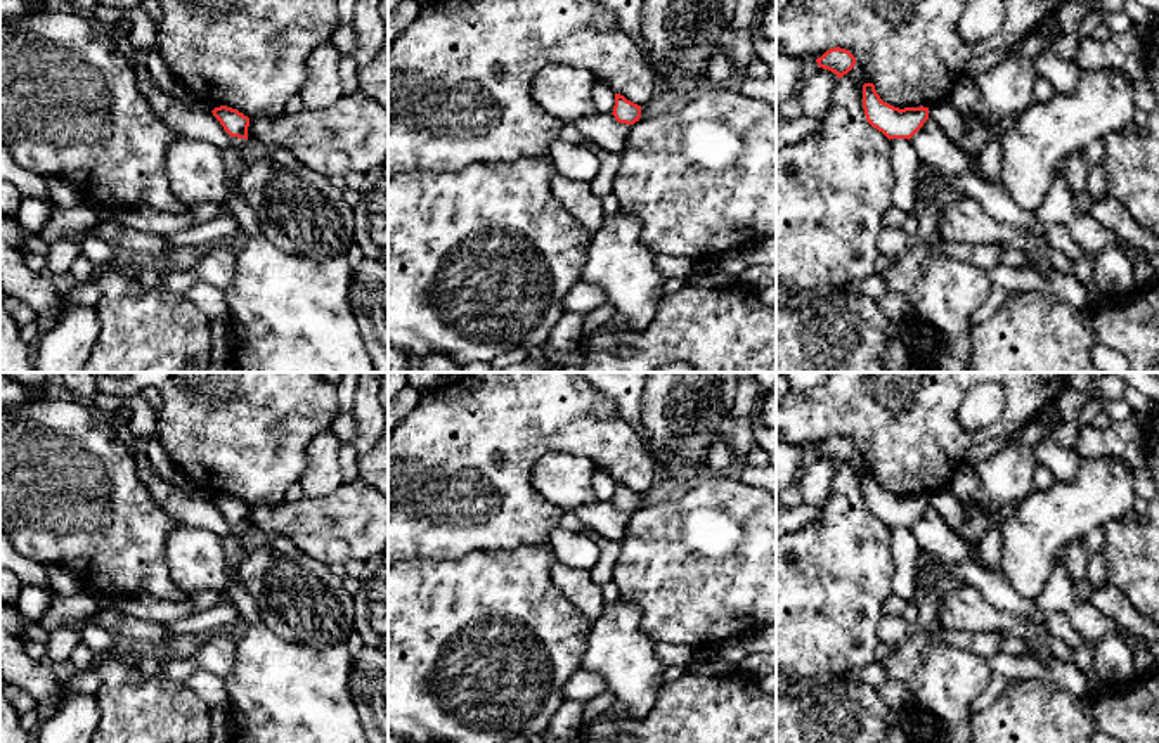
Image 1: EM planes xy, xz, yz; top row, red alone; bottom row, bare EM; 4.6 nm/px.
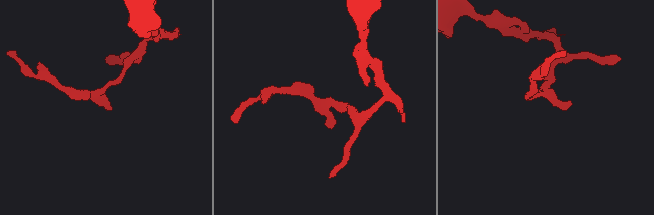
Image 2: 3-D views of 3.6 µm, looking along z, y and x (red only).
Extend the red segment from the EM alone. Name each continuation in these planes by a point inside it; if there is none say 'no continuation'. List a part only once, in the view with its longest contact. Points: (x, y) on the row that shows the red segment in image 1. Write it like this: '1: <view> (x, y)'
no continuation

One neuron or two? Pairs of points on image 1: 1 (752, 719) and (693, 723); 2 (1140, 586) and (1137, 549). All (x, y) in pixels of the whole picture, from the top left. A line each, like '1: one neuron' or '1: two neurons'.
1: one neuron
2: one neuron

